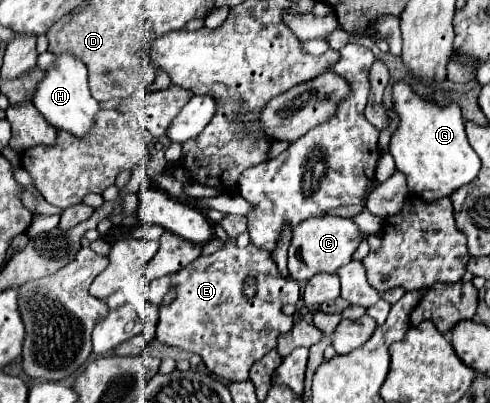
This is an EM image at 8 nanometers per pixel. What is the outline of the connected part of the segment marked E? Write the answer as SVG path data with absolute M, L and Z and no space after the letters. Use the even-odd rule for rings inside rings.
M229 239L225 243L225 247L219 249L217 253L201 255L193 263L189 263L185 269L173 273L173 275L165 275L165 277L159 277L159 279L151 281L151 291L149 291L147 299L155 307L159 307L157 341L161 345L177 347L177 349L199 355L203 365L207 367L207 371L211 371L217 377L233 383L233 381L247 381L251 365L255 361L259 361L261 357L265 357L265 353L269 353L275 347L279 335L289 333L289 329L293 329L293 325L295 325L293 317L283 315L281 309L287 303L297 303L299 301L299 285L291 277L281 277L275 261L263 249L257 249L251 243L245 249L239 249L235 245L235 241ZM247 275L253 275L257 279L257 295L251 301L241 295L243 279ZM171 285L177 287L177 299L171 305L163 307L161 305L163 295L169 291Z

